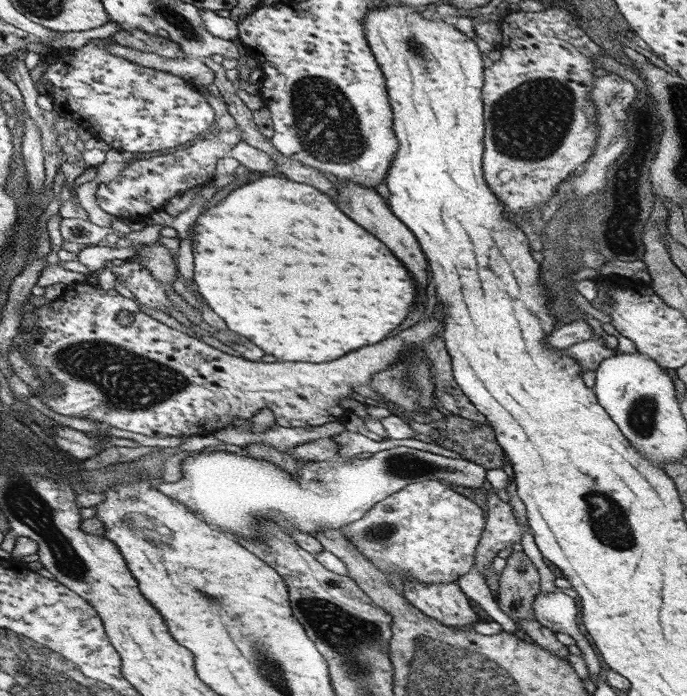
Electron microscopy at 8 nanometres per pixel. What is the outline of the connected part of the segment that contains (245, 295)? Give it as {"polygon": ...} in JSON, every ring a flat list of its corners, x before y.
{"polygon":[[261,176,253,182,246,182,242,186,231,190,221,202,207,208,205,212,196,217,193,224,193,236,191,236,191,252,193,256,193,274,196,290,207,306,227,324,229,330,253,338,251,342,259,346,265,354,271,354,279,360,287,362,329,362,335,360,355,348,361,348,363,344,375,344,385,334,389,334,395,326,399,326,405,320,405,306,407,312,413,304,415,288,413,280,409,278,407,270,393,258,393,254,369,232,365,232,361,226,351,222,345,214,341,214,335,204,325,196,319,194,307,184,297,184,283,176]]}

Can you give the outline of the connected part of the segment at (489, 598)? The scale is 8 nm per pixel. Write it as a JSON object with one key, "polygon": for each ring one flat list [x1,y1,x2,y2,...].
{"polygon":[[469,571,458,576,456,583,467,598,478,603,486,614,500,625,502,631,509,632,510,634,515,633,518,624,513,622,513,620,499,609,483,576,475,571]]}

